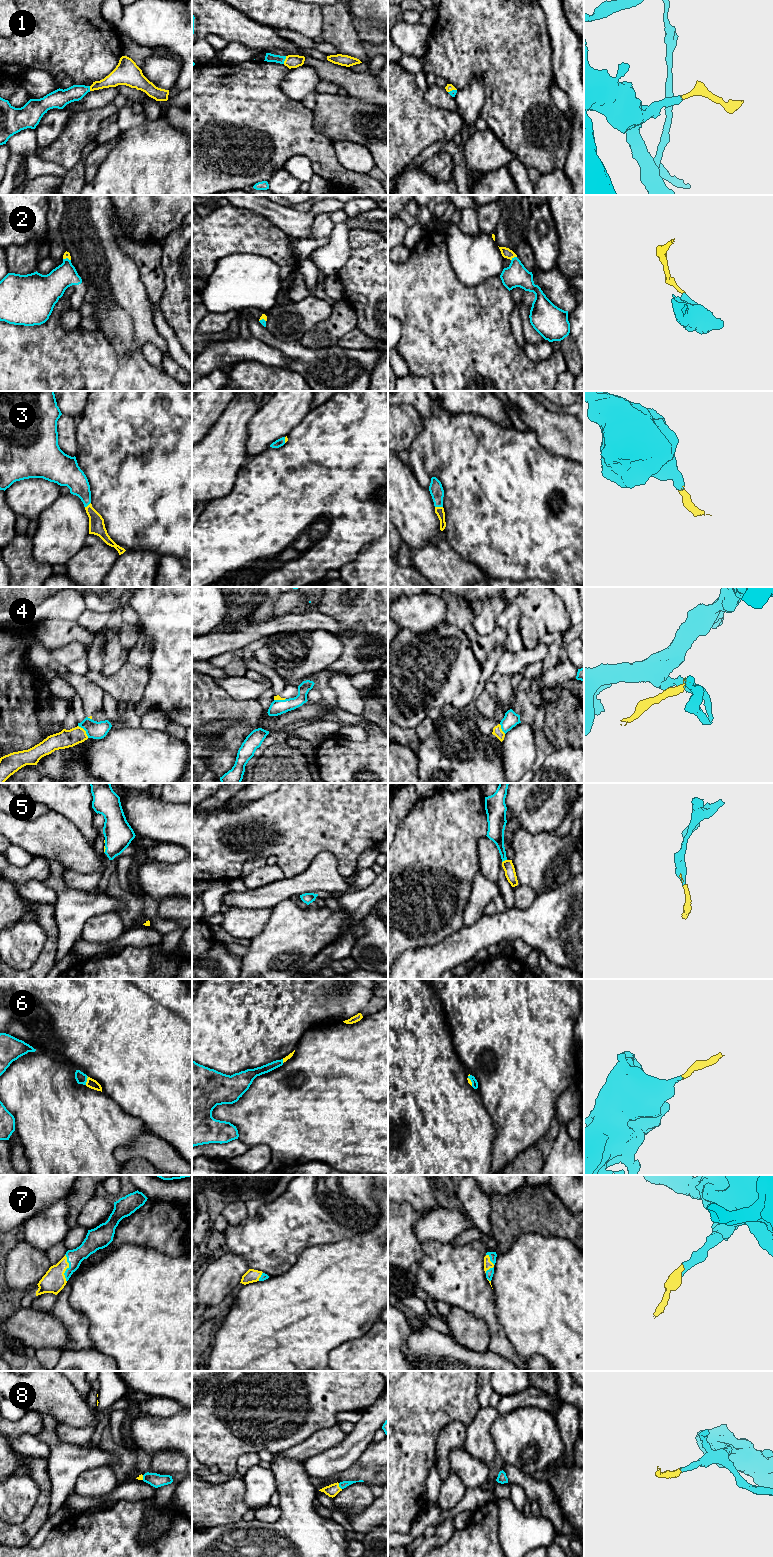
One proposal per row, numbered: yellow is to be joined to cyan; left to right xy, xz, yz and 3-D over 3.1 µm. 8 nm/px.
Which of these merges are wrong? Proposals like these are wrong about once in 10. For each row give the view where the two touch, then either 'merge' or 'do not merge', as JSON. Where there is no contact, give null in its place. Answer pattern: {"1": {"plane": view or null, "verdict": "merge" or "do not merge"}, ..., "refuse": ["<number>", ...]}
{"1": {"plane": "xz", "verdict": "merge"}, "2": {"plane": "yz", "verdict": "merge"}, "3": {"plane": "yz", "verdict": "merge"}, "4": {"plane": "xy", "verdict": "do not merge"}, "5": {"plane": "yz", "verdict": "merge"}, "6": {"plane": "xy", "verdict": "merge"}, "7": {"plane": "xy", "verdict": "merge"}, "8": {"plane": "xz", "verdict": "merge"}, "refuse": ["4"]}

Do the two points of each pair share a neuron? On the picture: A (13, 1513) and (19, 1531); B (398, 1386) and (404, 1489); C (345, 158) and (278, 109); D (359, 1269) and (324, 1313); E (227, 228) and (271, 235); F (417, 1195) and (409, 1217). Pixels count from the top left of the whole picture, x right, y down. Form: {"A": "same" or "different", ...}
{"A": "different", "B": "same", "C": "different", "D": "same", "E": "same", "F": "different"}

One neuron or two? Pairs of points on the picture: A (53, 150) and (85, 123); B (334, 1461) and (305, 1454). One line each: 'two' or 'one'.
A: one
B: two

